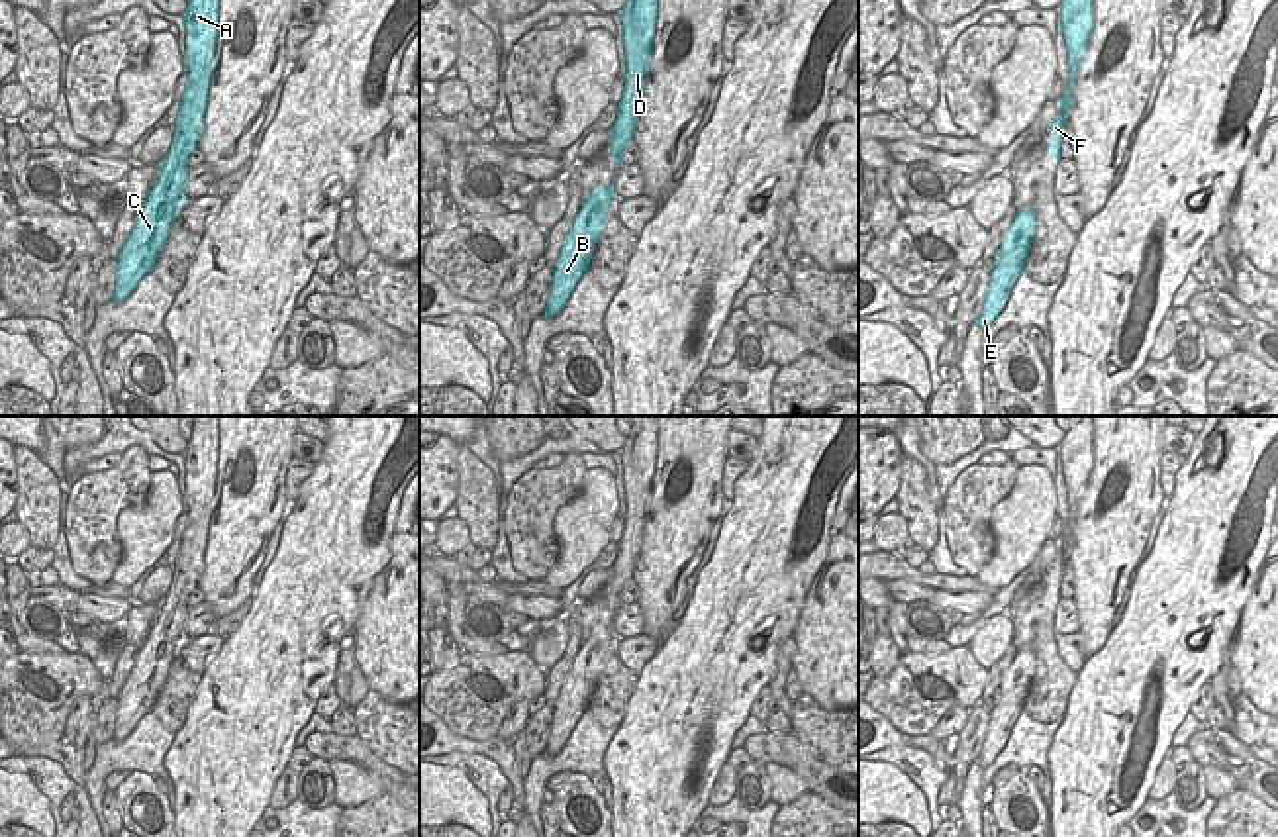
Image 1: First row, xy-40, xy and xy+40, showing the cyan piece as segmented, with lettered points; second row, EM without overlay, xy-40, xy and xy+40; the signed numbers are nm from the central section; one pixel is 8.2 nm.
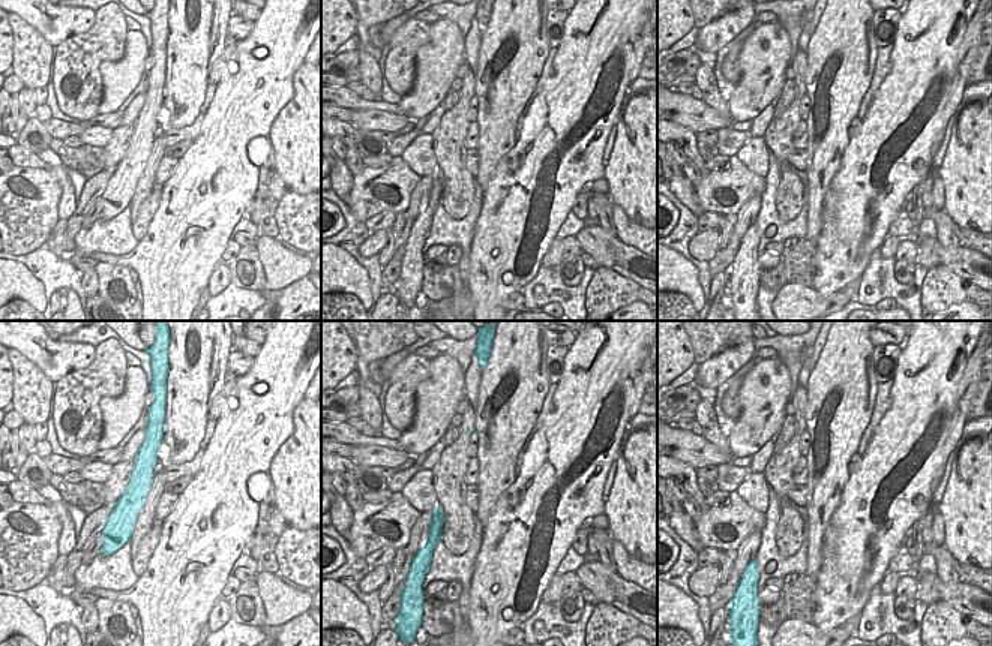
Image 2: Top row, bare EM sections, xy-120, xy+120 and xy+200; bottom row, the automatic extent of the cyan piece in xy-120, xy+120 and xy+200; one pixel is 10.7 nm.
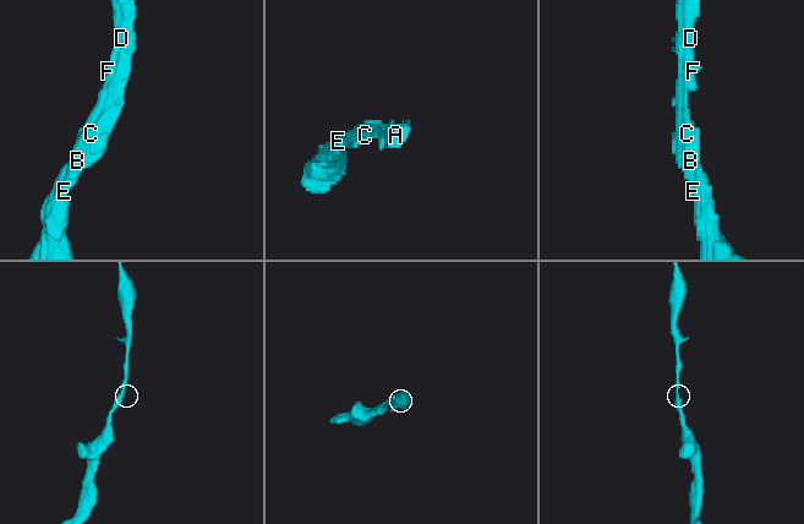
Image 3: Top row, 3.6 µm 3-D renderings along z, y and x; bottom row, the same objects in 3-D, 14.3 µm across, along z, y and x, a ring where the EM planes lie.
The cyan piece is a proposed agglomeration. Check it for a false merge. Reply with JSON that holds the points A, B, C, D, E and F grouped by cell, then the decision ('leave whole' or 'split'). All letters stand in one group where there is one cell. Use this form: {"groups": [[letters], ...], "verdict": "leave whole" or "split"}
{"groups": [["A", "B", "C", "D", "E", "F"]], "verdict": "leave whole"}

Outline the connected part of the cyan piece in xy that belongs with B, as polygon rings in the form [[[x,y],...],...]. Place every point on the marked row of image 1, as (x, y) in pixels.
[[[615,174],[610,186],[596,186],[584,200],[555,263],[545,316],[557,316],[588,271],[600,233],[612,208]]]

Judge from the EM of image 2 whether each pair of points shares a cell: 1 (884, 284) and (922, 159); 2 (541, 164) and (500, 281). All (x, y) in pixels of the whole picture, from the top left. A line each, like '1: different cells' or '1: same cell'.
1: different cells
2: same cell

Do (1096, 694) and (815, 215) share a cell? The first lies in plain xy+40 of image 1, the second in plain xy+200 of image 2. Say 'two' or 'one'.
two

